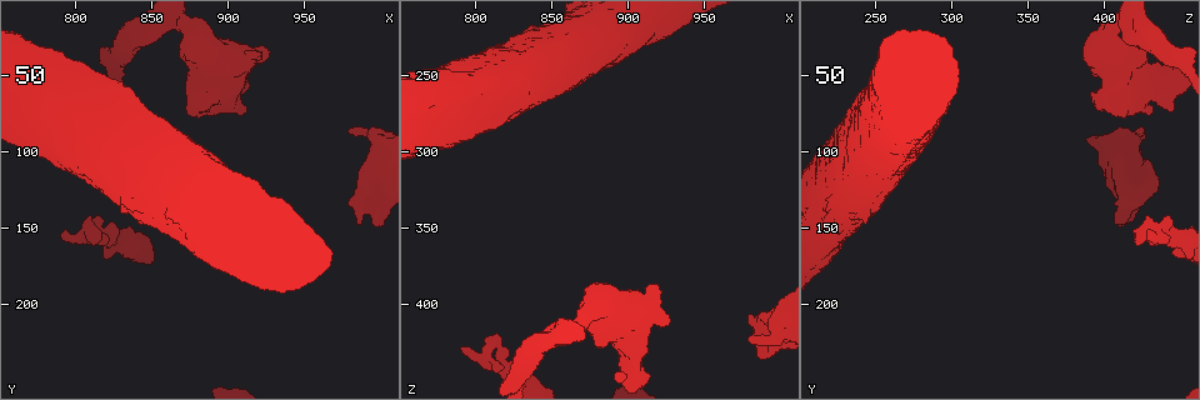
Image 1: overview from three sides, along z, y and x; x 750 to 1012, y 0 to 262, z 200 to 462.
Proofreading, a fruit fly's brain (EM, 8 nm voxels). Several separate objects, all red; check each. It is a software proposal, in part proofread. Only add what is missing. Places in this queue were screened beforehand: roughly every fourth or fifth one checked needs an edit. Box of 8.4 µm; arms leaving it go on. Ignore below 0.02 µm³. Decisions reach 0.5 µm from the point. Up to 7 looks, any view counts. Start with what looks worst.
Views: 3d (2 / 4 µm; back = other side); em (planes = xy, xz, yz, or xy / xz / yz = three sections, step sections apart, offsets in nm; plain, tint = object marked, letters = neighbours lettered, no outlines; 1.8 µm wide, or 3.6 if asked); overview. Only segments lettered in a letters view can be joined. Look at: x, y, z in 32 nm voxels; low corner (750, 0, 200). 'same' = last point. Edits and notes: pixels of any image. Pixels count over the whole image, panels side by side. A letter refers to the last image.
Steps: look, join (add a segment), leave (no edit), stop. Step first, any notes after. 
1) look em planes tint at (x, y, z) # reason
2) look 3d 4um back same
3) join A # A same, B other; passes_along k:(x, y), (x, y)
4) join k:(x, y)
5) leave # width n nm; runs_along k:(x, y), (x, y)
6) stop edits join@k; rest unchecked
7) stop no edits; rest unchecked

look 3d 4um back at (980, 88, 424) # free end

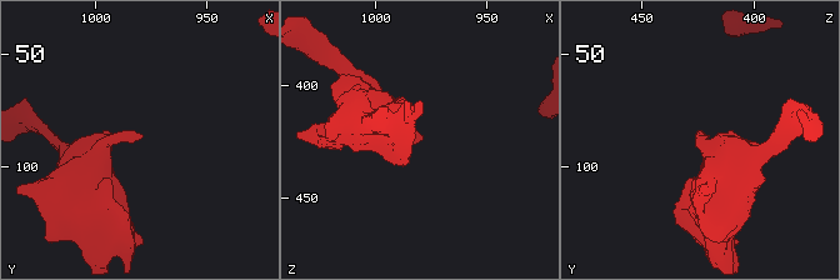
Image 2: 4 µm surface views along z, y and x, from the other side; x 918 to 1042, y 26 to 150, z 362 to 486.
look em planes letters at (979, 86, 424)

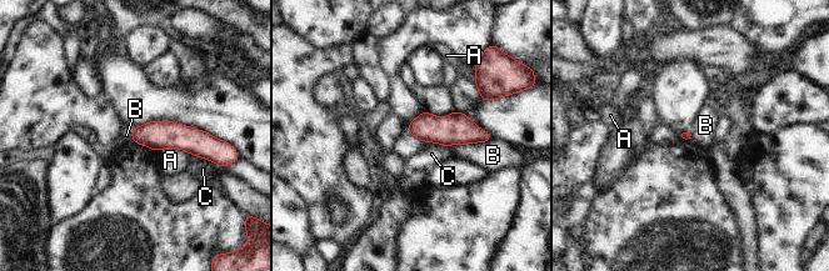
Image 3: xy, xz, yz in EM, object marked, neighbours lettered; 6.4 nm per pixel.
leave # longest_contact B 300 nm; A other, B other, C other; border 3:(492, 139), (447, 146); none of them fits

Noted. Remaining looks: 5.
look 3d 2um back at (996, 148, 408) # an open end

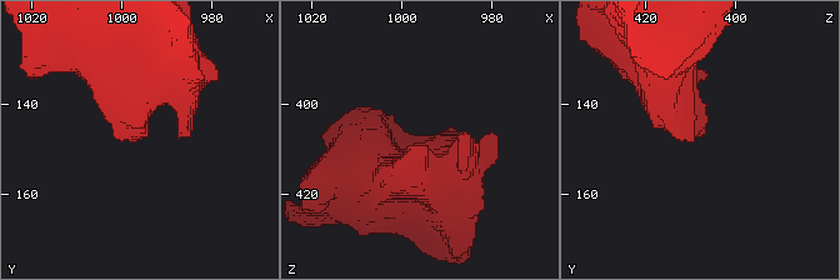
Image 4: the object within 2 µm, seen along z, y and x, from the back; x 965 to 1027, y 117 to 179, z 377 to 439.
look em planes letters at (995, 148, 409)

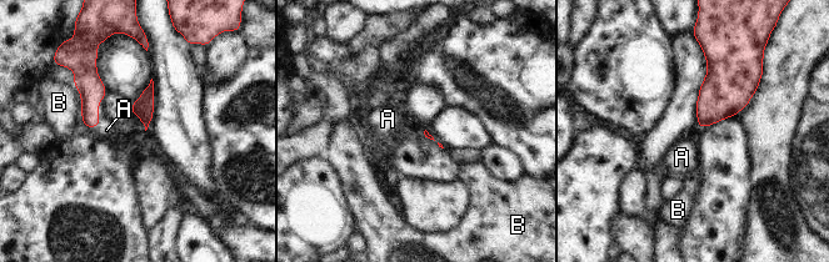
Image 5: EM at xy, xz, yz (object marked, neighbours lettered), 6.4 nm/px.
join A # longest_contact A 200 nm; A same, B other; passes_along 5:(88, 82), (98, 116), (106, 130); the neuron continues

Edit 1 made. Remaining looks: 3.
look em planes tint at (826, 36, 448) # calibre changes

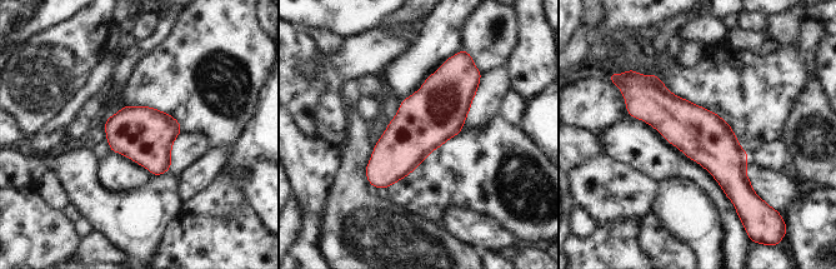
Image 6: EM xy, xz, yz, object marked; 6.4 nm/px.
look em planes letters same

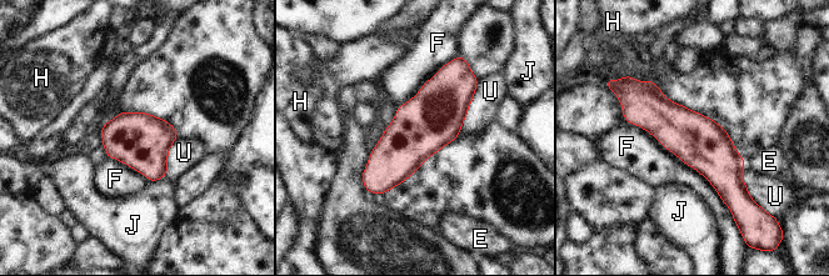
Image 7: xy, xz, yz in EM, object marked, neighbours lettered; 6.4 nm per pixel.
leave # E other, F other, H other, J other, U other; no lettered segment goes on from it

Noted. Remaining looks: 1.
stop edits join@5; rest unchecked

